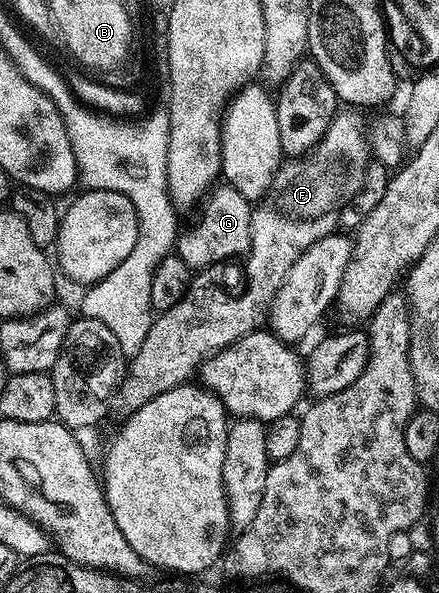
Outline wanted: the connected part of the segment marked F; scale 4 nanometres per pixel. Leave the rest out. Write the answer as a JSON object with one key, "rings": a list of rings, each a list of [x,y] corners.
{"rings":[[[341,110],[341,111],[338,111],[337,117],[335,117],[333,119],[333,121],[331,122],[331,126],[327,126],[327,130],[323,134],[323,138],[321,139],[321,141],[319,143],[317,143],[316,146],[314,146],[314,148],[312,148],[310,152],[305,152],[301,156],[288,157],[288,159],[286,159],[284,162],[282,162],[281,165],[279,165],[278,168],[277,168],[277,173],[275,174],[275,178],[273,179],[273,186],[272,186],[272,188],[270,188],[269,193],[267,193],[266,196],[261,197],[259,202],[253,204],[253,213],[251,214],[251,242],[249,243],[248,253],[244,257],[244,260],[243,260],[243,263],[245,263],[245,292],[239,293],[238,296],[228,296],[228,294],[225,293],[225,292],[217,292],[217,293],[214,294],[214,296],[204,296],[204,294],[201,293],[201,292],[196,292],[196,290],[190,290],[190,291],[185,293],[185,296],[182,297],[181,301],[179,301],[178,304],[176,304],[175,306],[171,306],[171,310],[167,310],[166,312],[160,313],[160,315],[158,315],[156,317],[156,319],[154,319],[153,325],[151,326],[151,330],[147,334],[147,338],[143,342],[143,346],[139,350],[139,354],[135,354],[128,361],[127,371],[126,371],[126,373],[125,373],[123,379],[122,379],[122,382],[121,382],[121,387],[119,389],[119,400],[120,400],[120,396],[121,396],[121,404],[122,404],[123,407],[125,407],[125,410],[132,410],[134,408],[142,408],[143,406],[147,406],[147,402],[151,402],[151,398],[159,398],[159,394],[167,394],[167,390],[171,390],[175,386],[179,386],[180,384],[186,383],[186,381],[188,381],[190,379],[190,377],[192,377],[192,376],[189,376],[189,375],[191,375],[192,372],[193,372],[193,375],[194,375],[194,373],[196,373],[198,371],[198,369],[200,369],[201,365],[204,364],[206,360],[210,360],[210,358],[212,358],[212,356],[216,355],[217,352],[222,352],[224,350],[224,348],[226,348],[227,346],[231,346],[239,338],[243,338],[247,334],[251,334],[252,332],[258,331],[258,329],[260,329],[262,327],[262,325],[264,325],[266,323],[266,320],[267,320],[267,317],[268,317],[268,314],[269,314],[269,308],[271,307],[271,305],[273,305],[273,299],[275,298],[275,294],[279,290],[279,286],[283,286],[283,282],[287,278],[287,274],[291,270],[291,266],[295,266],[295,262],[298,260],[298,258],[300,258],[300,256],[302,256],[302,254],[304,254],[304,252],[306,252],[308,250],[308,248],[310,248],[311,246],[315,246],[315,242],[319,242],[319,238],[327,238],[328,236],[334,235],[334,233],[336,233],[338,231],[337,223],[339,223],[340,220],[341,220],[341,211],[343,211],[344,208],[348,206],[348,204],[349,204],[349,207],[350,207],[350,205],[352,205],[354,203],[354,201],[356,201],[357,196],[361,192],[362,188],[365,187],[365,175],[367,174],[367,172],[369,170],[369,166],[370,166],[370,163],[371,163],[371,140],[370,140],[370,137],[367,135],[367,130],[366,130],[366,134],[365,134],[365,124],[364,124],[363,121],[361,121],[360,115],[362,116],[362,113],[360,111],[357,111],[357,110]]]}

